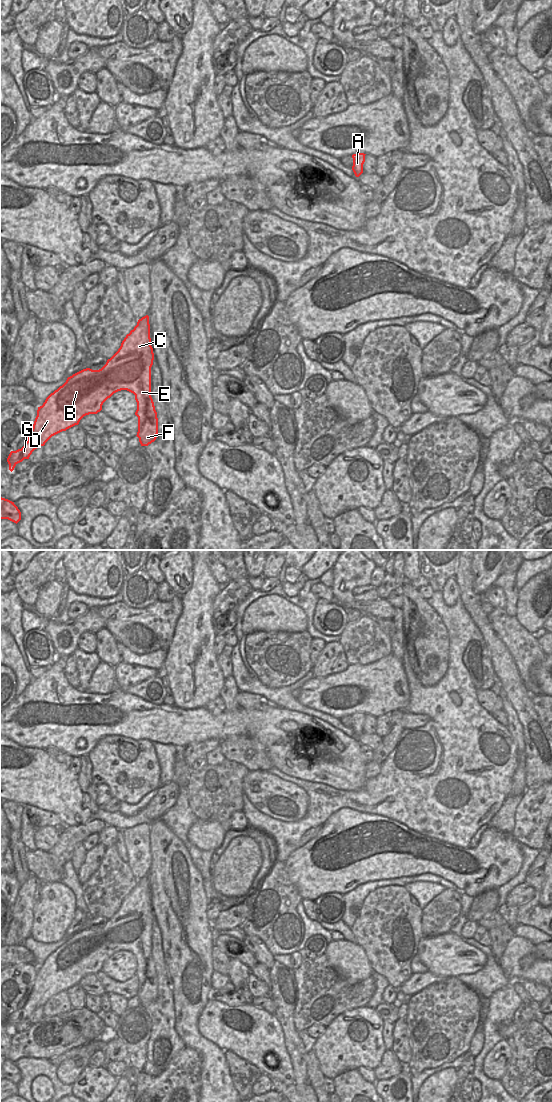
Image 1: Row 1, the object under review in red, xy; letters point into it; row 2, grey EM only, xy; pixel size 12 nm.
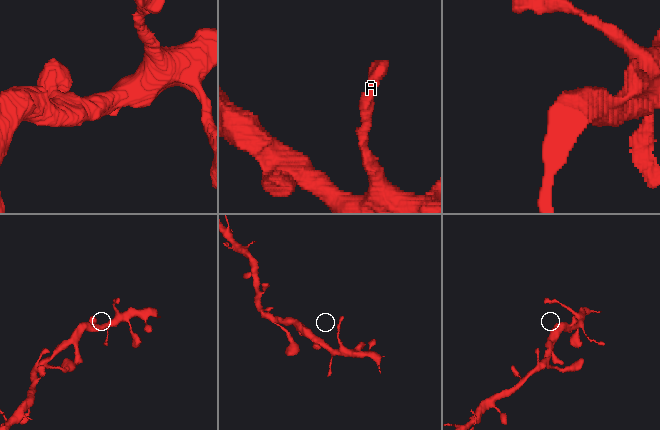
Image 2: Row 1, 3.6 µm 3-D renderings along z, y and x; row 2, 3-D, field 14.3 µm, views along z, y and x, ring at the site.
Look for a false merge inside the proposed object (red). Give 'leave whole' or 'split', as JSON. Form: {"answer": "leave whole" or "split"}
{"answer": "leave whole"}

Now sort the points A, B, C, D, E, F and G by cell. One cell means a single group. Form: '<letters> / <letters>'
A B C D E F G

